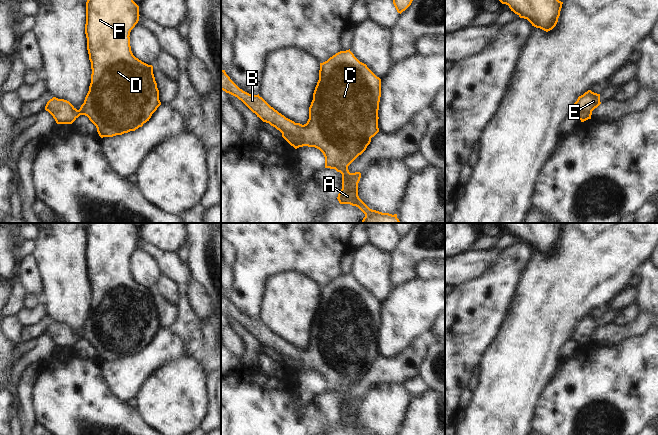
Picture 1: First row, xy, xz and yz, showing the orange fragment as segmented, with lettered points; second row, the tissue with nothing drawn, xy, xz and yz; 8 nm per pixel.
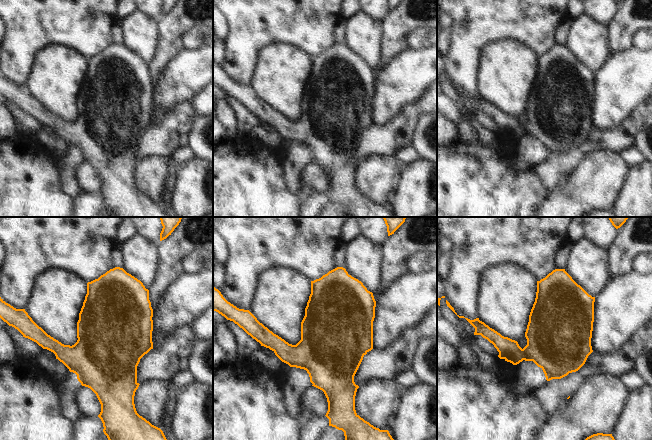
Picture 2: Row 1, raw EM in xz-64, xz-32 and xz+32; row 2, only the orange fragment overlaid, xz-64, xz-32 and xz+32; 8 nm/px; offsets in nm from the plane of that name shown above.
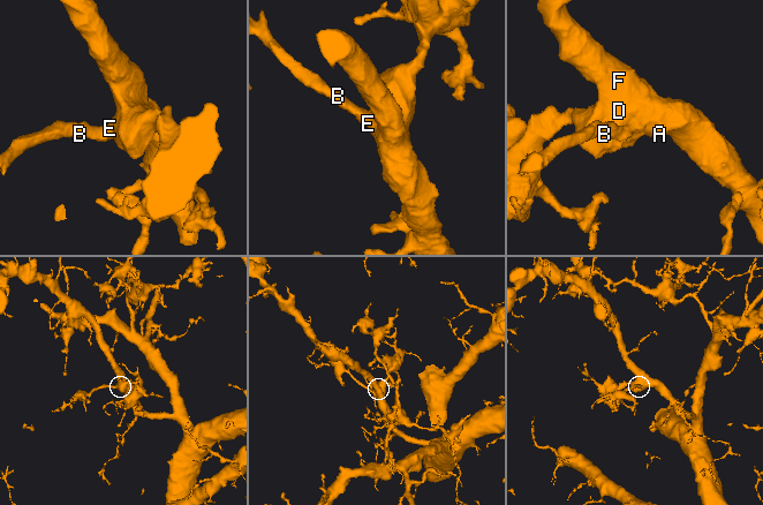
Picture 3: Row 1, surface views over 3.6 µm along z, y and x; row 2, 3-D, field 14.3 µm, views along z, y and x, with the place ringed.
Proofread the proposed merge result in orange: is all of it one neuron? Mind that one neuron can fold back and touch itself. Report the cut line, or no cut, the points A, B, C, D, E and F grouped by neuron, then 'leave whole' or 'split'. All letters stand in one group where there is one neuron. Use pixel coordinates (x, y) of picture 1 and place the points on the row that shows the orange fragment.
no cut; A B C D E F; leave whole

